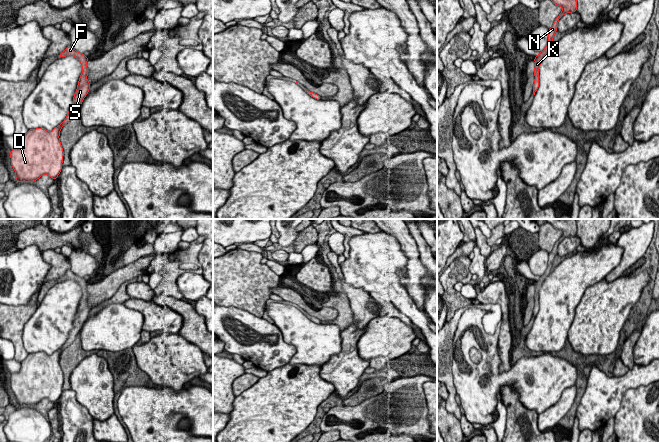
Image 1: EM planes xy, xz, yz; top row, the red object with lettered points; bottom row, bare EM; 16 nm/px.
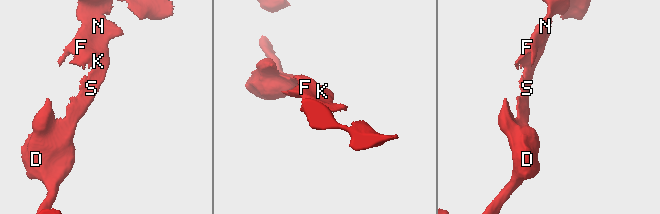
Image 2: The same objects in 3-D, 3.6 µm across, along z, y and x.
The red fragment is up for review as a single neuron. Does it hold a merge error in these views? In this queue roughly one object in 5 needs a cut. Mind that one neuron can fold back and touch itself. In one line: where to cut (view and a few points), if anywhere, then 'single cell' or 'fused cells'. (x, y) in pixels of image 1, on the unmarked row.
no cut | single cell

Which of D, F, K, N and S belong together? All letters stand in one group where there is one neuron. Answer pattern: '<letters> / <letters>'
D F K N S

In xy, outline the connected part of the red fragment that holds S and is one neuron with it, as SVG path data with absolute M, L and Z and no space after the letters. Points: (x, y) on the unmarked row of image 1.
M68 270L59 280L76 281L83 293L73 321L73 329L69 332L67 341L59 350L52 355L42 352L29 353L20 362L20 370L11 374L11 389L15 394L17 406L34 406L42 399L48 399L55 404L57 403L63 391L64 379L59 363L60 354L75 340L83 323L88 319L91 308L87 304L89 297L87 293L87 280L77 276L71 270Z

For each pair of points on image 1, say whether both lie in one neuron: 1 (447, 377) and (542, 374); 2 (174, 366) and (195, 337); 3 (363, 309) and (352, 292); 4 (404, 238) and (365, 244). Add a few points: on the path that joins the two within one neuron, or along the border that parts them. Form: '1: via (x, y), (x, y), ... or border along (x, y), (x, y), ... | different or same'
1: border along (452, 353), (452, 382), (456, 393) | different
2: border along (178, 333), (194, 343), (202, 352) | different
3: via (363, 305), (356, 296) | same
4: border along (382, 230), (395, 238), (400, 249), (408, 259) | different

